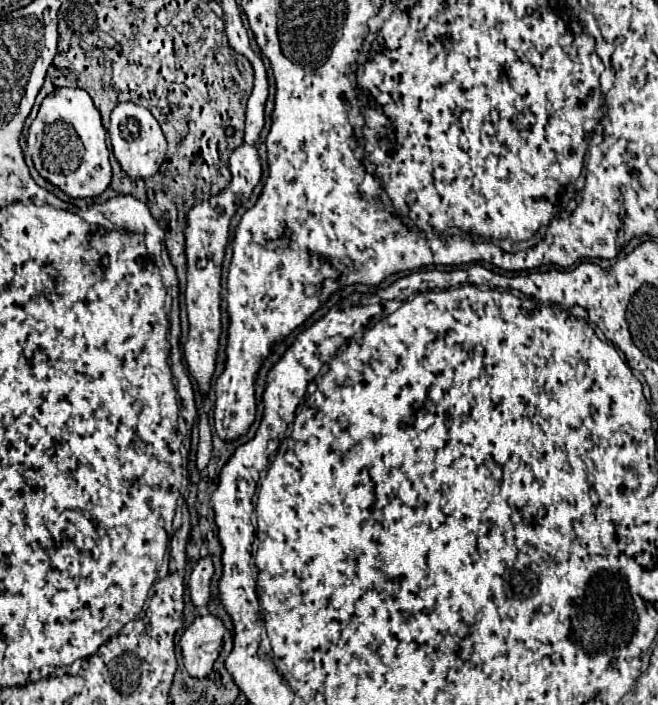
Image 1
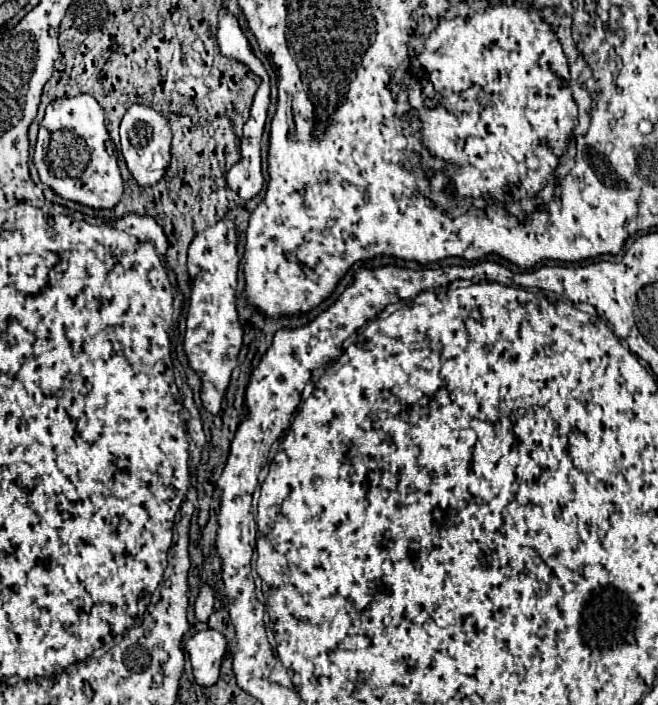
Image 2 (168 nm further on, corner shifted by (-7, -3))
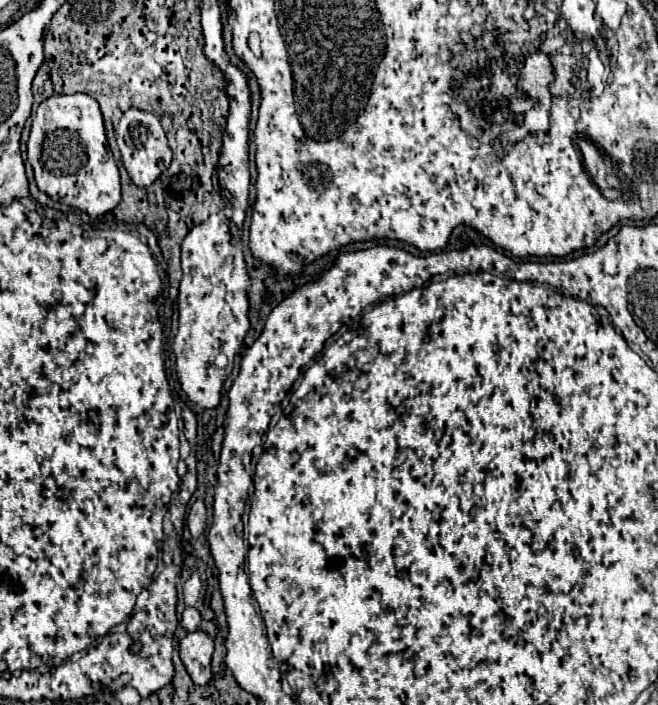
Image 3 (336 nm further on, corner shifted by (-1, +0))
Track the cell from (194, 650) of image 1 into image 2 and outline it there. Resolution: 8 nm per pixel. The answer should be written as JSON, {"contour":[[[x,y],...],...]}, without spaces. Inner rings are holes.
{"contour":[[[218,630],[196,632],[186,644],[184,650],[190,656],[194,678],[200,686],[216,684],[220,676],[220,664],[226,652],[226,638]]]}

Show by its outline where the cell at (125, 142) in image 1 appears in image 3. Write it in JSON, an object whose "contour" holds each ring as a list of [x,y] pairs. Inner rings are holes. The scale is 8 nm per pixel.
{"contour":[[[128,109],[120,119],[120,125],[116,129],[116,139],[118,139],[120,153],[122,153],[122,163],[130,179],[138,187],[152,185],[160,177],[160,173],[168,169],[172,161],[172,151],[170,151],[166,133],[154,113],[140,111],[140,109]]]}

